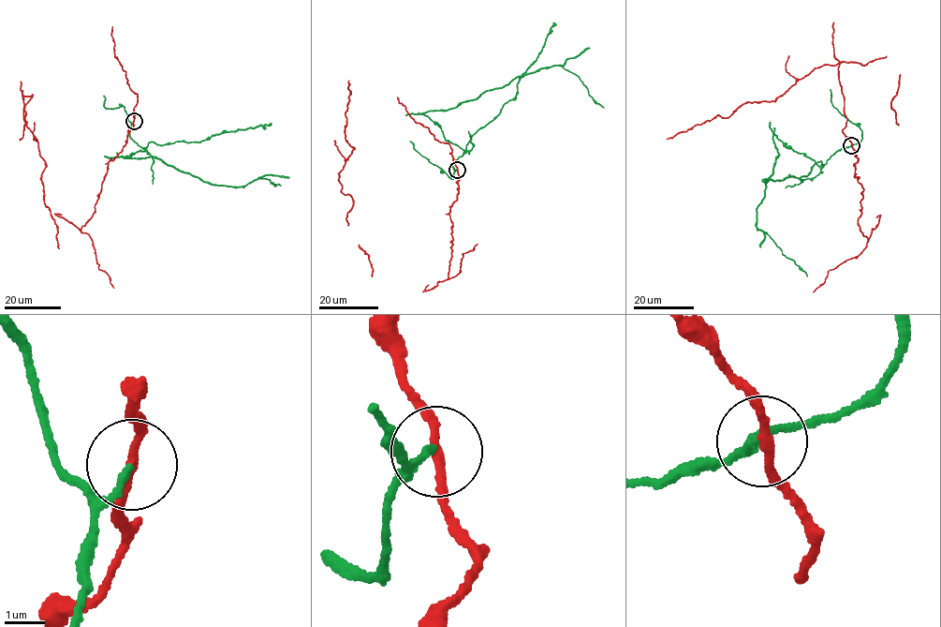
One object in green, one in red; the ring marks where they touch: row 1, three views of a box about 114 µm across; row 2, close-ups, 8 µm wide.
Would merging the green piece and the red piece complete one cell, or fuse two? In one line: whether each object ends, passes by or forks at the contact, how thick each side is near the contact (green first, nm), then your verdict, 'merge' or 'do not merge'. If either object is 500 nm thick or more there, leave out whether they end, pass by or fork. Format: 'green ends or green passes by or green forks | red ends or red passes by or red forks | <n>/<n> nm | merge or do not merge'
green ends | red passes by | 170/200 nm | do not merge

